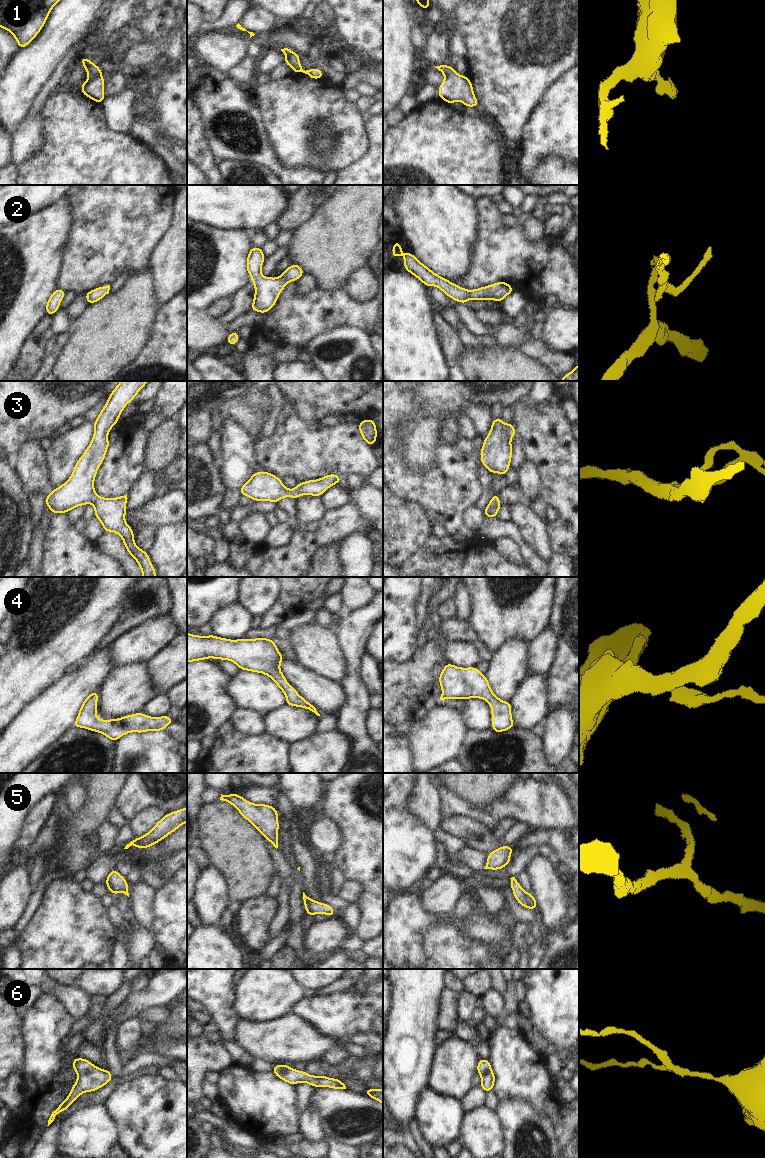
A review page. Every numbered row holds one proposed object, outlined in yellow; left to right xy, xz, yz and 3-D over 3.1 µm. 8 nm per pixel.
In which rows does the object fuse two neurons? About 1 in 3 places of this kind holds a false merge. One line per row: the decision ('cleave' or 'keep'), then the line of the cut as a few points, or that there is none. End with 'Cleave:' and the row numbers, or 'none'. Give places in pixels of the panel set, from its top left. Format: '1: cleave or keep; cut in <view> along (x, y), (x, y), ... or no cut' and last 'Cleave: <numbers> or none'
1: keep; no cut
2: keep; no cut
3: keep; no cut
4: keep; no cut
5: keep; no cut
6: keep; no cut
Cleave: none

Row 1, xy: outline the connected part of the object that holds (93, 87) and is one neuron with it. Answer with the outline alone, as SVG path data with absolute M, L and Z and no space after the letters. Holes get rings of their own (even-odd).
M83 56L79 62L83 64L83 67L89 76L81 85L81 92L86 97L89 97L100 104L106 98L104 94L104 86L106 82L102 77L103 72L100 70L99 66L95 65L85 56Z

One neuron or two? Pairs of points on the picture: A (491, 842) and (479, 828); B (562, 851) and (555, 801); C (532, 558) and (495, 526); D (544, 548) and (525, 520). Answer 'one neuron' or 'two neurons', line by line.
A: two neurons
B: two neurons
C: one neuron
D: one neuron

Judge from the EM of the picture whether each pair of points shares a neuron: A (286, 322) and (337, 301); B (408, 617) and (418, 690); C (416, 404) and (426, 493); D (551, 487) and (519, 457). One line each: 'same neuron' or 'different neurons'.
A: same neuron
B: different neurons
C: same neuron
D: different neurons

